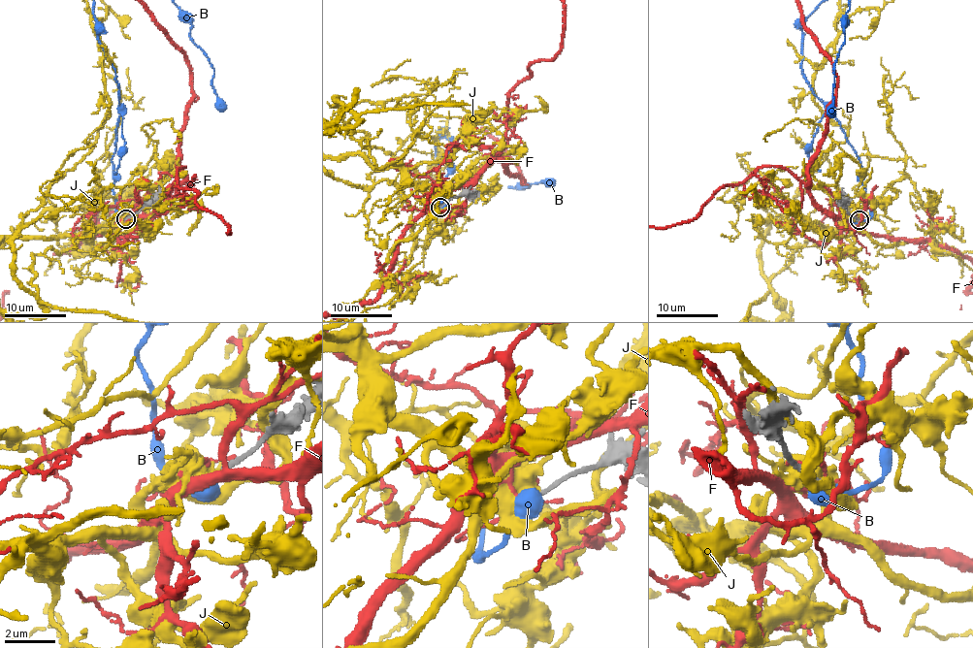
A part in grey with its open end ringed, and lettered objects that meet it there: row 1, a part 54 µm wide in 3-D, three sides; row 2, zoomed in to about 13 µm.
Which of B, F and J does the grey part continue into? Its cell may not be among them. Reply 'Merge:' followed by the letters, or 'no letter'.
Merge: no letter

